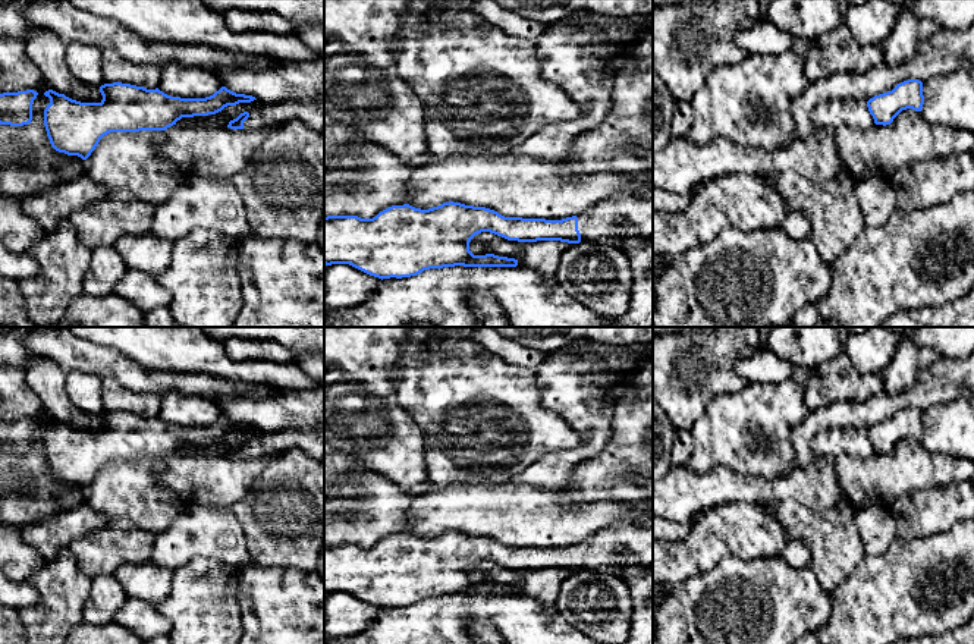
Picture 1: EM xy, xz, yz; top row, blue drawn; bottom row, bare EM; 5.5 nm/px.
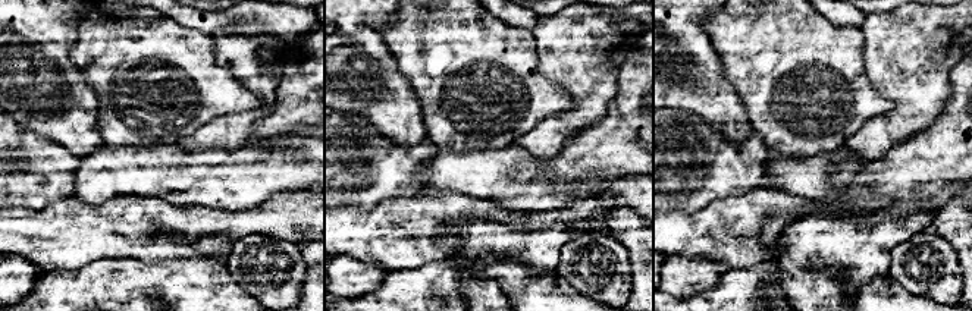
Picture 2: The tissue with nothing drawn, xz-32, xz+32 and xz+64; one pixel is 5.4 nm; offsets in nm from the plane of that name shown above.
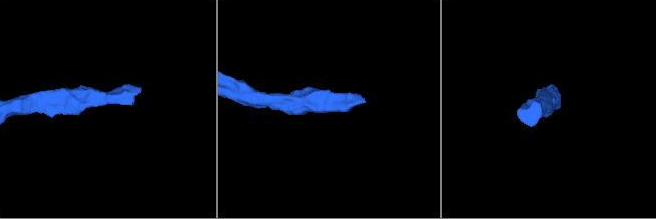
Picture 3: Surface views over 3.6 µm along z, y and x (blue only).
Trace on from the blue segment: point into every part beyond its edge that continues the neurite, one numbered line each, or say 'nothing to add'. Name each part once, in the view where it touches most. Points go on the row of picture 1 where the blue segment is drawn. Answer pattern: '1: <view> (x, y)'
1: xz (600, 223)

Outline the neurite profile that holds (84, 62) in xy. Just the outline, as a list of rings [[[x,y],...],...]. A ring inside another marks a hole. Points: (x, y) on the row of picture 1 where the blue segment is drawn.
[[[70,41],[66,44],[65,62],[72,76],[81,84],[88,87],[104,85],[100,48],[79,41]]]

